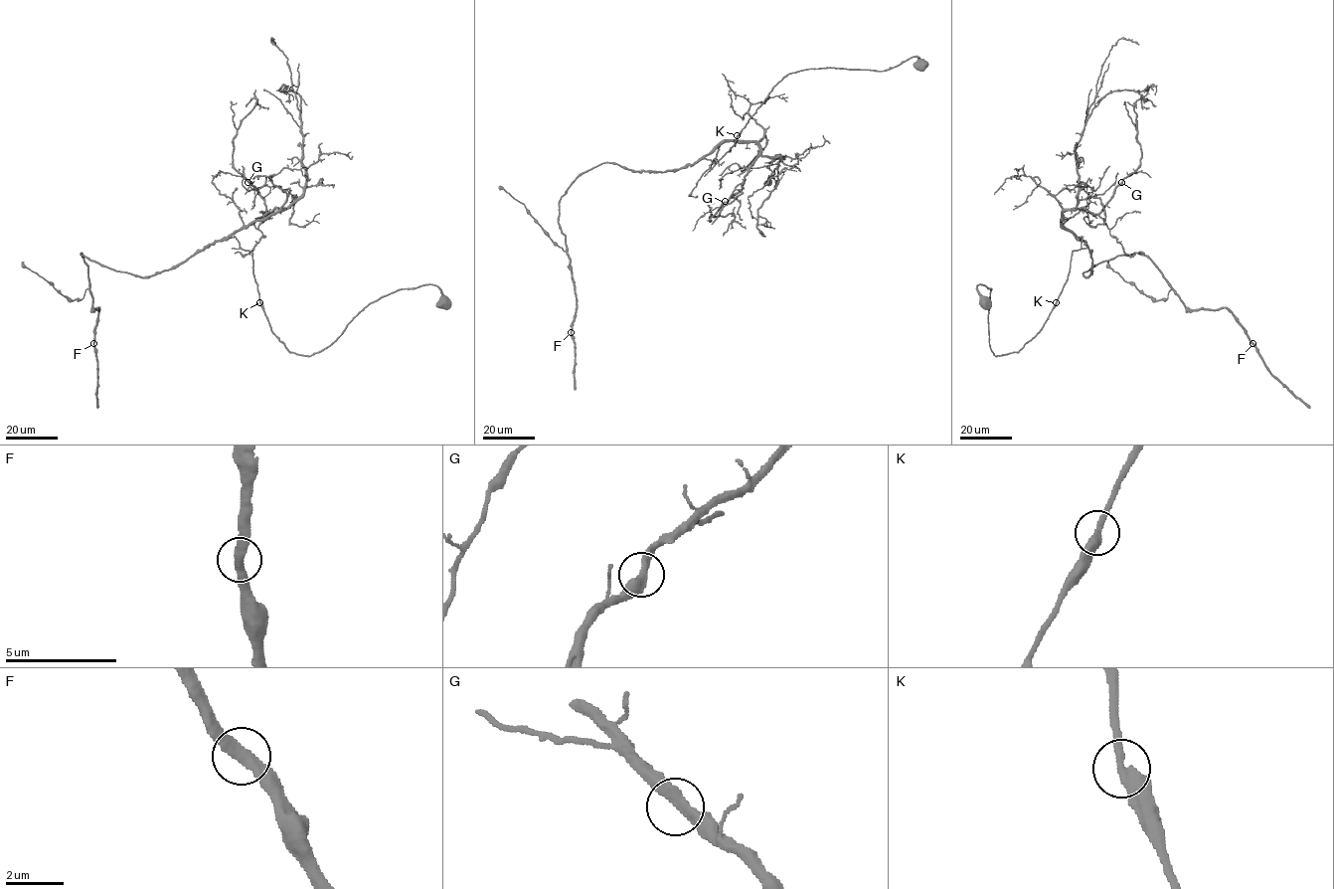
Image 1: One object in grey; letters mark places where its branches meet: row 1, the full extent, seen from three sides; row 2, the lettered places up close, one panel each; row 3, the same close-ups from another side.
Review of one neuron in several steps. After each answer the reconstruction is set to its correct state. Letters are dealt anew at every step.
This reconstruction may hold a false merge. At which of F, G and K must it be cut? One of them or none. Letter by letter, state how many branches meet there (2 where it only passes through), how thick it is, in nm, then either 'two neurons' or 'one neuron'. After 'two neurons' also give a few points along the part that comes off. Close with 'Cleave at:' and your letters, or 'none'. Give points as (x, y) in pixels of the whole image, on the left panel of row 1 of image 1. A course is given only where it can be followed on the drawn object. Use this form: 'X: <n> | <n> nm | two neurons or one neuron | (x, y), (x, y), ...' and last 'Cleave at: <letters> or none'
F: 2 | 400 nm | one neuron
G: 2 | 360 nm | one neuron
K: 2 | 400 nm | one neuron
Cleave at: none

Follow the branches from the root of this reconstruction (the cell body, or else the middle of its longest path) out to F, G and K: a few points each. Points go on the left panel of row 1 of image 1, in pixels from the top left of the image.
F: (443, 303), (432, 284), (398, 289), (303, 356), (272, 331), (235, 236), (146, 276), (82, 253), (93, 343)
G: (443, 303), (398, 289), (290, 352), (227, 238), (282, 210), (248, 182)
K: (443, 303), (440, 289), (432, 284), (398, 289), (368, 304), (328, 346), (303, 356), (279, 340), (259, 302)

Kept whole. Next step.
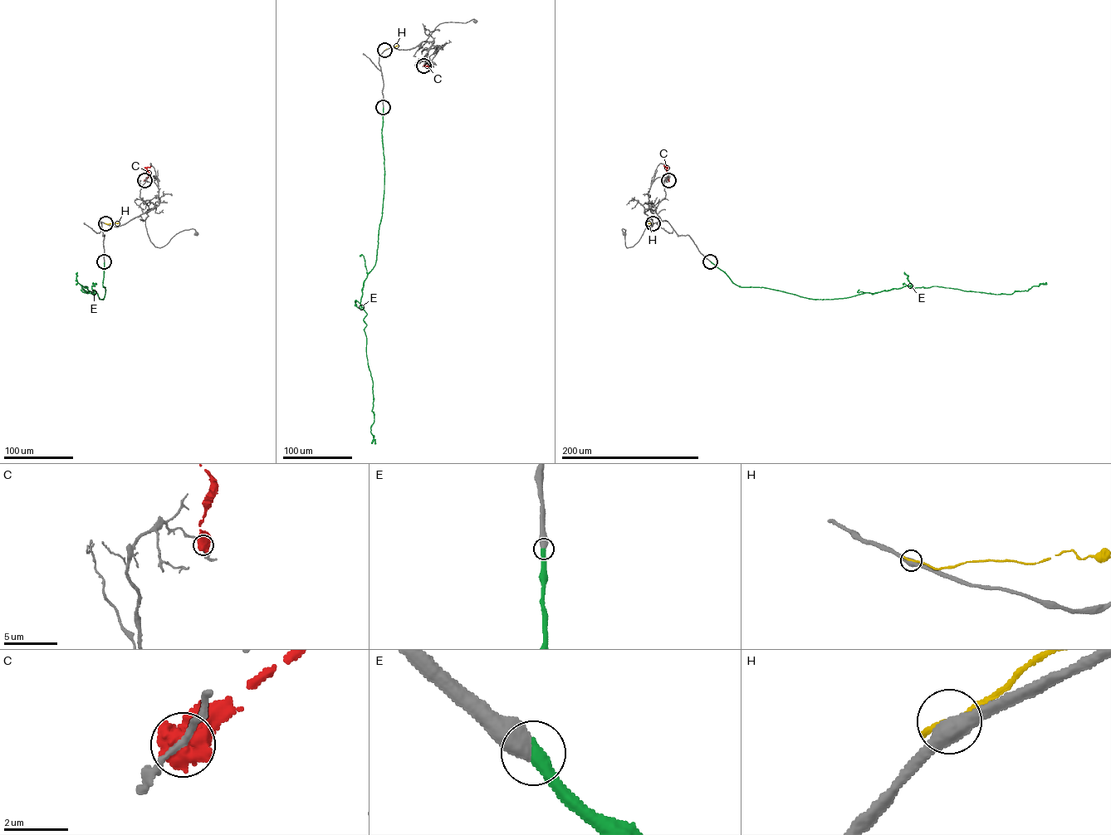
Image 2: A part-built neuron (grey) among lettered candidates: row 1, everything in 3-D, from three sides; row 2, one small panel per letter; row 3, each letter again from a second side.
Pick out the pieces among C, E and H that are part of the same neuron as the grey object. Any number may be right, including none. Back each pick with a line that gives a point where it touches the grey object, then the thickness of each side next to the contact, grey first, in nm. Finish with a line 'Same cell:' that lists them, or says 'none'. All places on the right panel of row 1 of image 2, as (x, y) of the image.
E: meets grey at (710, 261); 600 nm thick on the grey side, 480 nm on the other
Same cell: E

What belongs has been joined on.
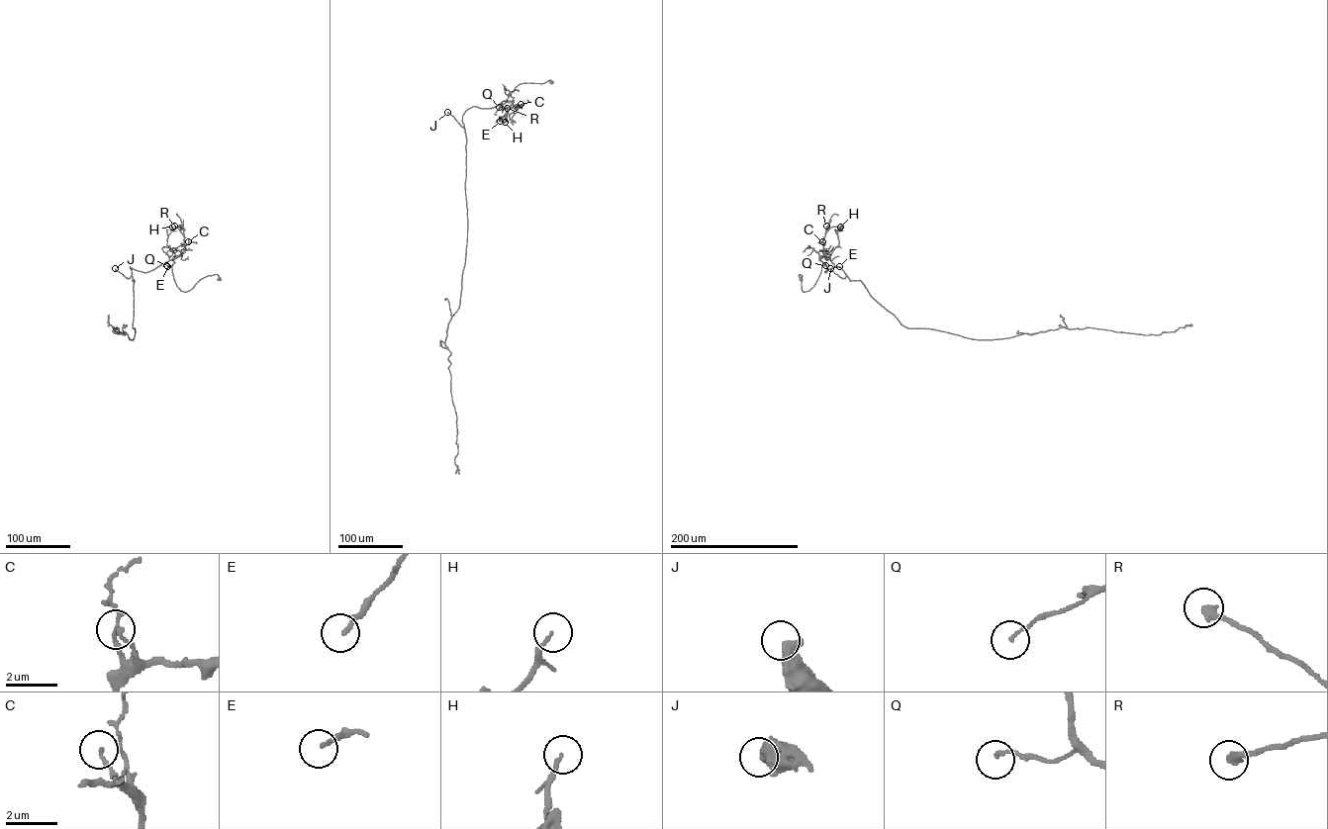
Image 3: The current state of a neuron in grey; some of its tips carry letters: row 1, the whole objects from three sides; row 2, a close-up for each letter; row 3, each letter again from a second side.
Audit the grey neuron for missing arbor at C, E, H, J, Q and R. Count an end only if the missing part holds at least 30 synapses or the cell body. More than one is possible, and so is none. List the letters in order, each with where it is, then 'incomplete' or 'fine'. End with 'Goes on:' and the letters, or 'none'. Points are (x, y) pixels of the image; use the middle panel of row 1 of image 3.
C: place (521, 104); fine
E: place (500, 121); fine
H: place (505, 122); fine
J: place (447, 112); fine
Q: place (499, 107); fine
R: place (507, 108); fine
Goes on: none

